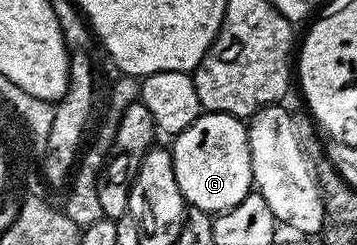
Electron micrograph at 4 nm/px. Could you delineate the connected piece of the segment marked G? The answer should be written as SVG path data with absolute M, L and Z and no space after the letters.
M200 113L199 119L174 135L173 164L183 199L194 209L222 212L241 204L253 190L253 168L247 128L231 114Z

